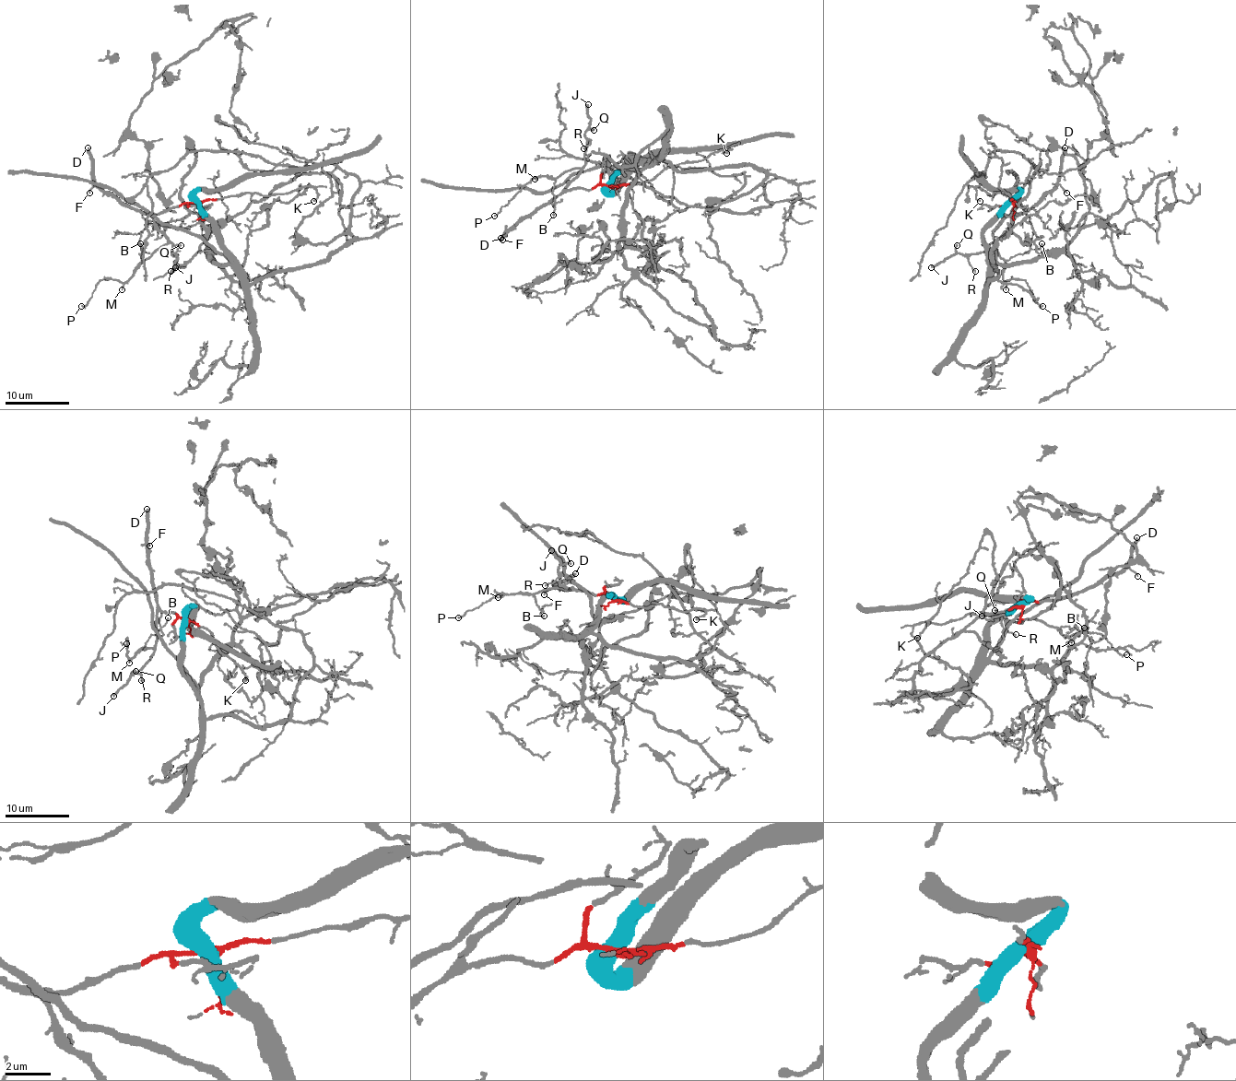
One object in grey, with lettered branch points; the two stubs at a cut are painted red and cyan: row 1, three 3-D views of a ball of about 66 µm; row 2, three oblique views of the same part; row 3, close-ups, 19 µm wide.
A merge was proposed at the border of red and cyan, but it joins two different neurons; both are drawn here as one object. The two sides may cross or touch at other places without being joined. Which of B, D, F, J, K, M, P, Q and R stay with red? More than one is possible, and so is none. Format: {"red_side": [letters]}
{"red_side": ["B", "D", "F", "J", "K", "M", "P", "Q", "R"]}

